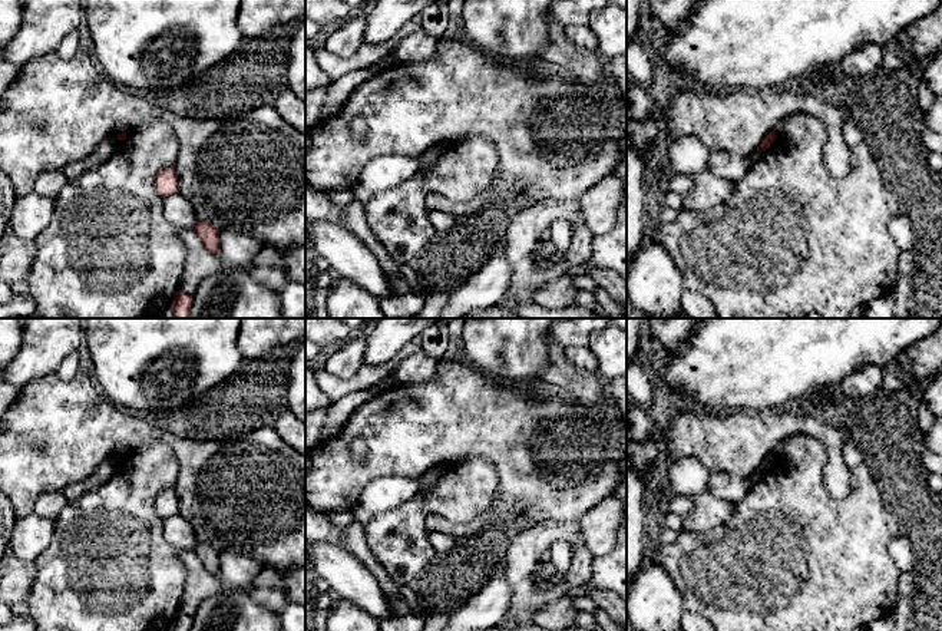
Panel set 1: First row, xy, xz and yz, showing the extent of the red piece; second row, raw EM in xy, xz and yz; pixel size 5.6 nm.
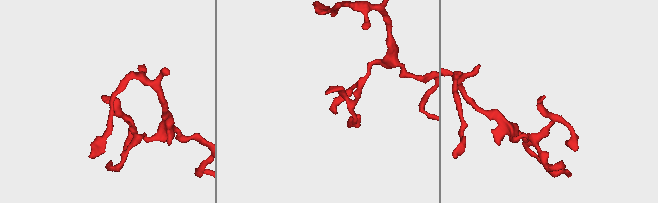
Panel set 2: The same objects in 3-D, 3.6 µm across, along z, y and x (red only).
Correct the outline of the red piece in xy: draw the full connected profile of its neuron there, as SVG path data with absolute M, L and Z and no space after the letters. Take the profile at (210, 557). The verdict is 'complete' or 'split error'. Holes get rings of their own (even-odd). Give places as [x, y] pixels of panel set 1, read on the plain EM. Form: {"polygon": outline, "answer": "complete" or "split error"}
{"polygon": "M202 542L195 548L195 554L199 556L202 565L212 575L219 575L219 551L217 551L211 544Z", "answer": "complete"}

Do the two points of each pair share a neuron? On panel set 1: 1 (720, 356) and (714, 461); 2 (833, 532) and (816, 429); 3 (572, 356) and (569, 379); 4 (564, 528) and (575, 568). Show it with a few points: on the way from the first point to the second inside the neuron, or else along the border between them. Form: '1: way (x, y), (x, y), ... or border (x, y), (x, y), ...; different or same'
1: border (763, 409), (729, 410); different
2: border (826, 455), (823, 486), (833, 496), (843, 498); different
3: border (564, 347), (564, 356), (569, 362), (597, 373); different
4: way (574, 538), (578, 545), (578, 558); same

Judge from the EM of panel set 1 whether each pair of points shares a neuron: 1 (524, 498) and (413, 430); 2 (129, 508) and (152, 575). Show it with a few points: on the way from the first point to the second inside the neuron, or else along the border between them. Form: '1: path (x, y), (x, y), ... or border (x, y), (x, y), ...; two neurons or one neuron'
1: path (511, 465), (476, 430), (446, 430); one neuron
2: path (129, 525), (135, 531), (135, 558); one neuron

